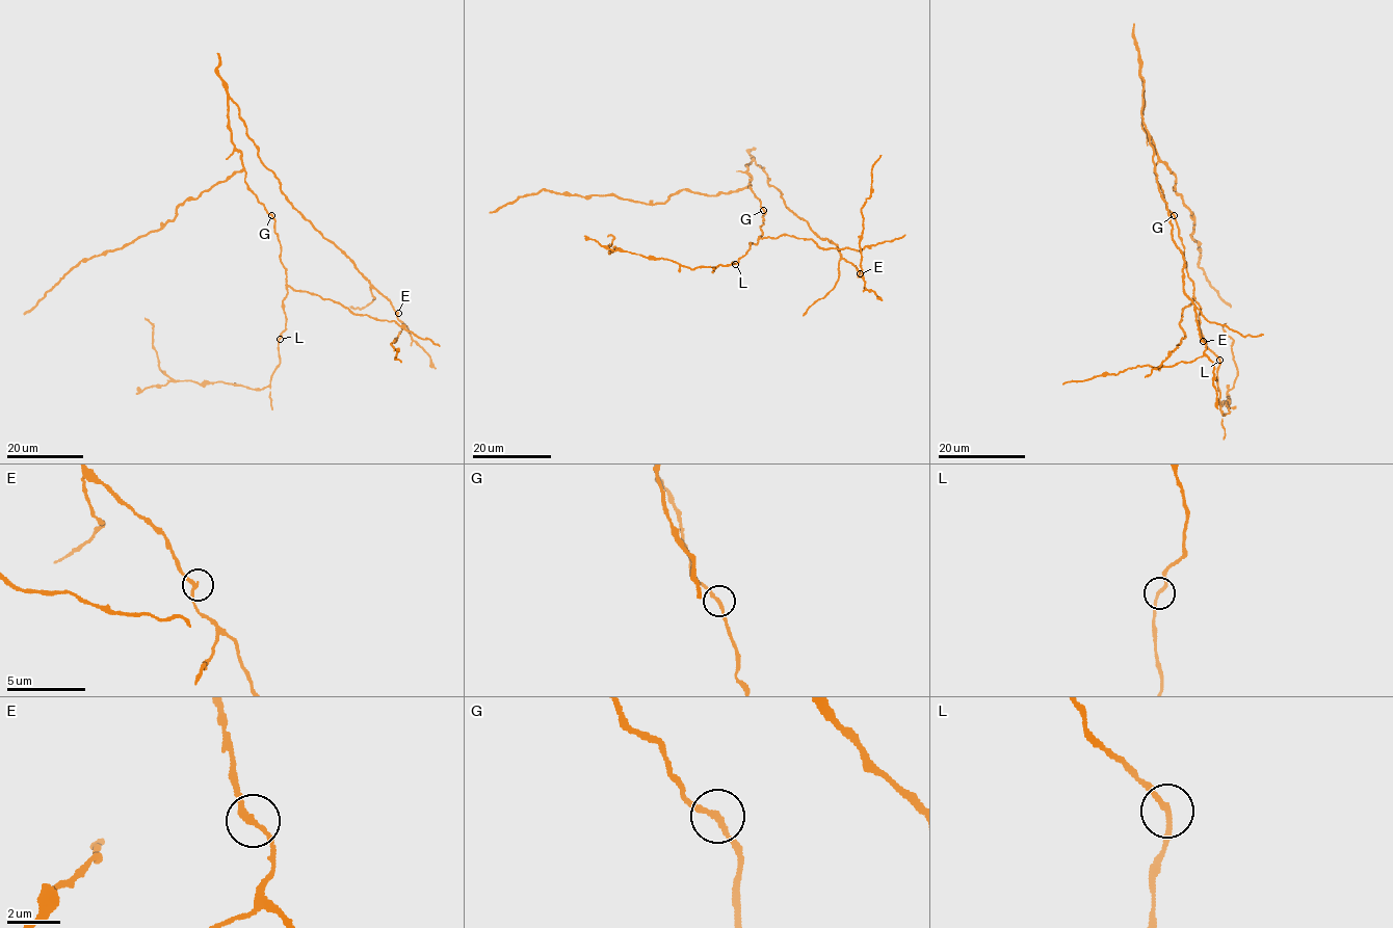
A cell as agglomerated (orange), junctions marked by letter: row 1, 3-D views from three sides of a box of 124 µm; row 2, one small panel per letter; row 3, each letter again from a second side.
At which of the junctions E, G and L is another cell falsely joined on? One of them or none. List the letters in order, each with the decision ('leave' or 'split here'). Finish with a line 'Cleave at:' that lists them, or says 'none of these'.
E: leave
G: leave
L: leave
Cleave at: none of these

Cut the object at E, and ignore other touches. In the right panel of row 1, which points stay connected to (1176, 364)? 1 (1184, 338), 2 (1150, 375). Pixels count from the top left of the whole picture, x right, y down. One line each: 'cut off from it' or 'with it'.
1: cut off from it
2: cut off from it

